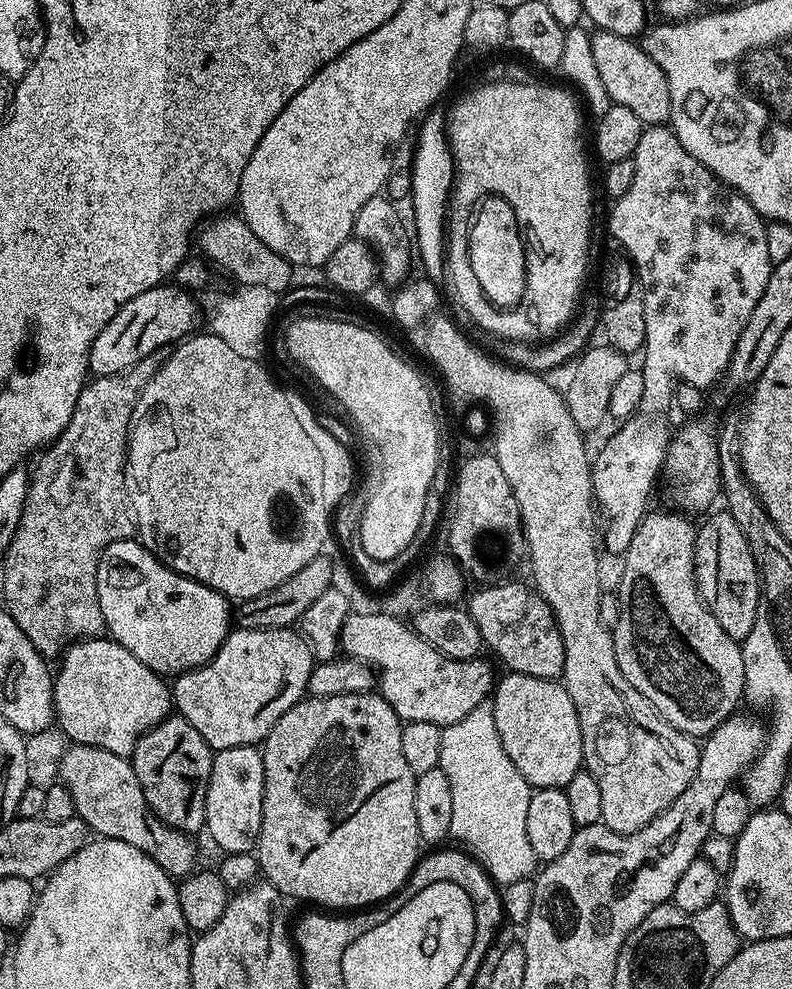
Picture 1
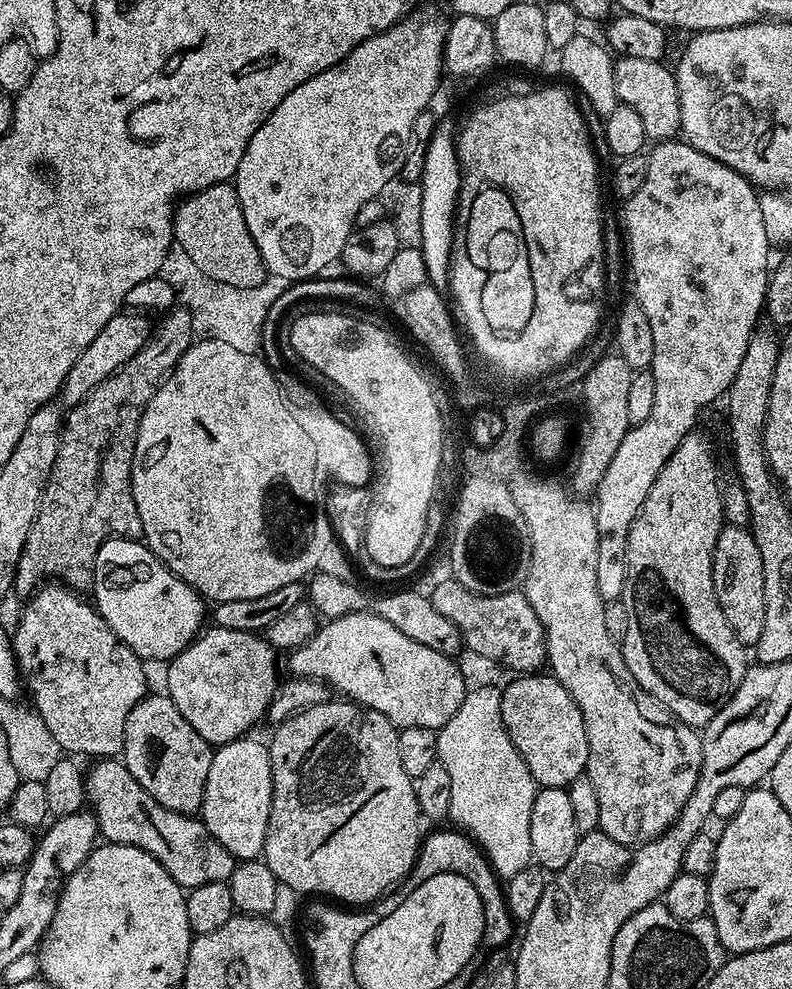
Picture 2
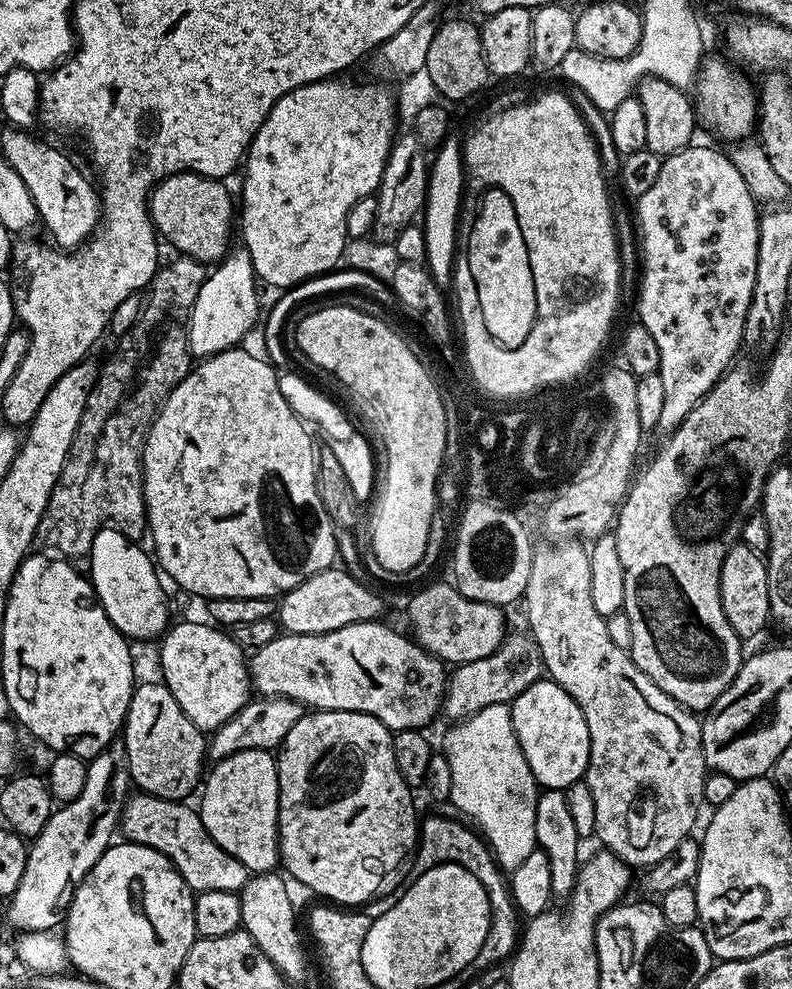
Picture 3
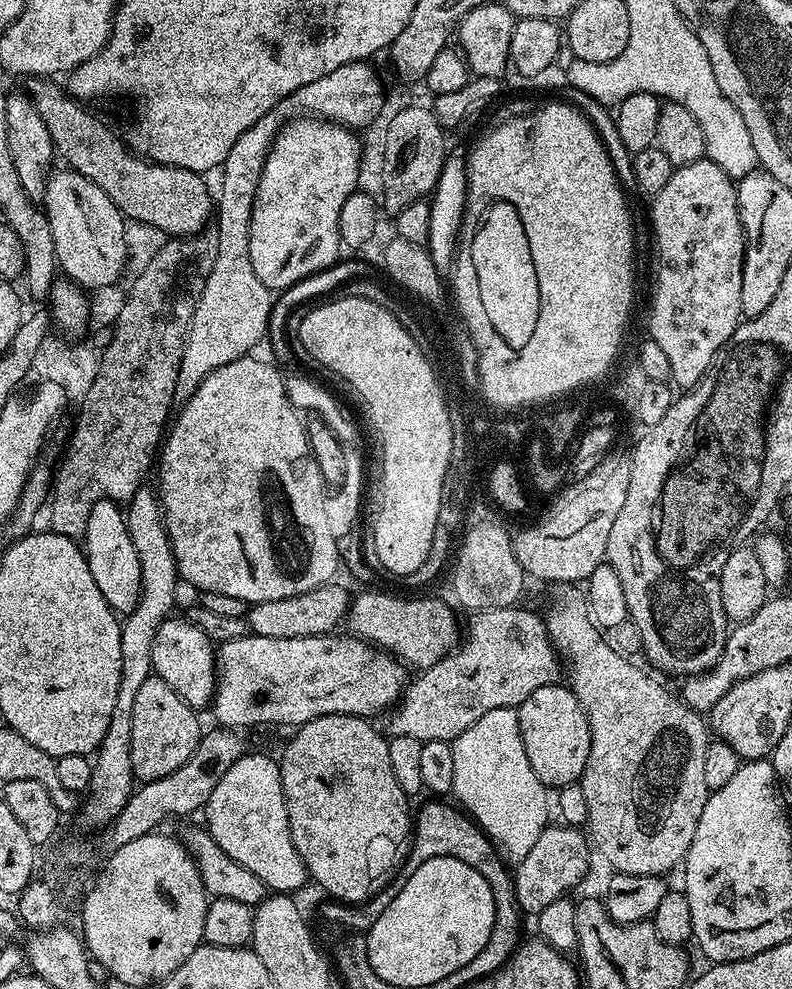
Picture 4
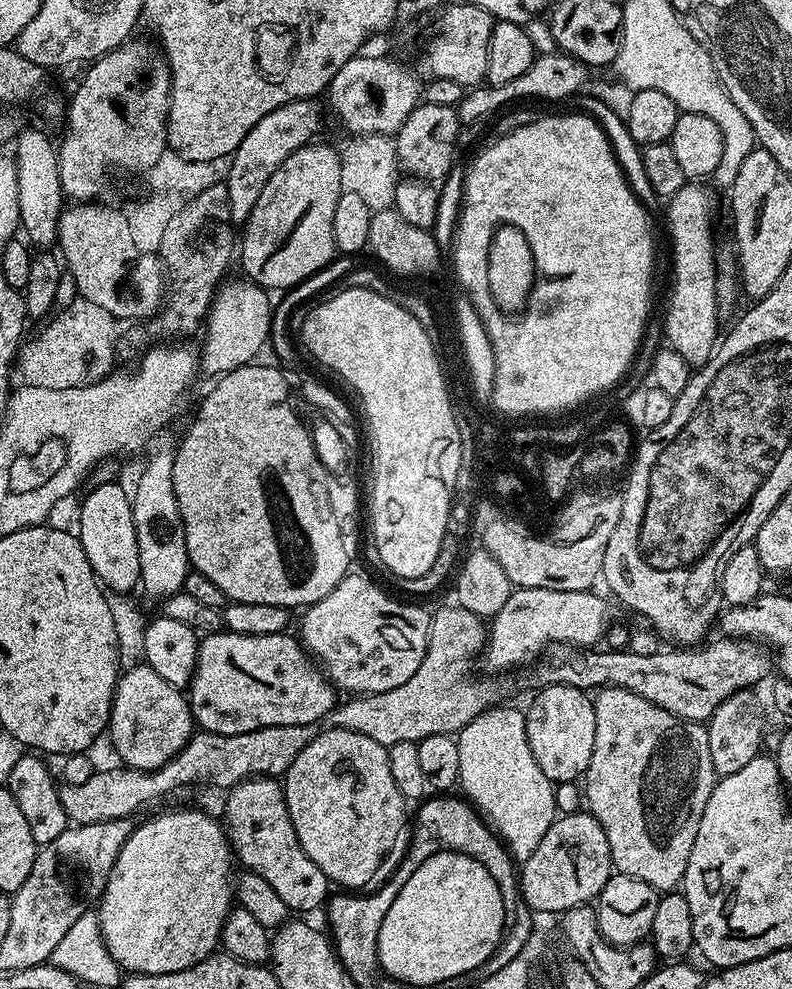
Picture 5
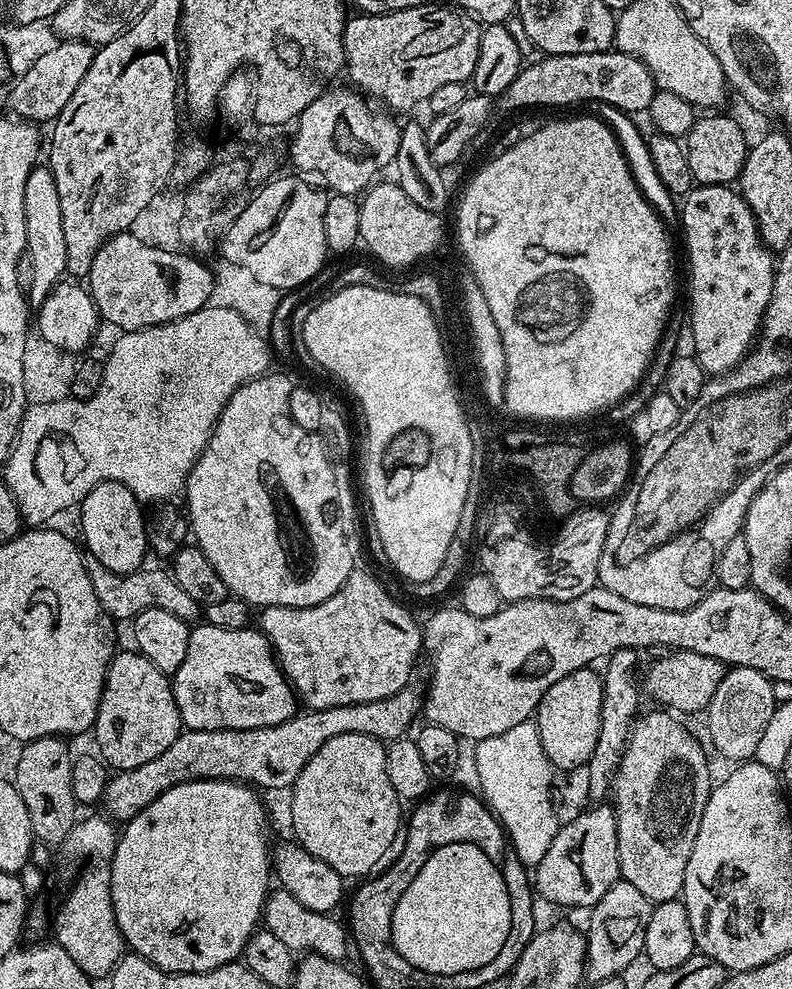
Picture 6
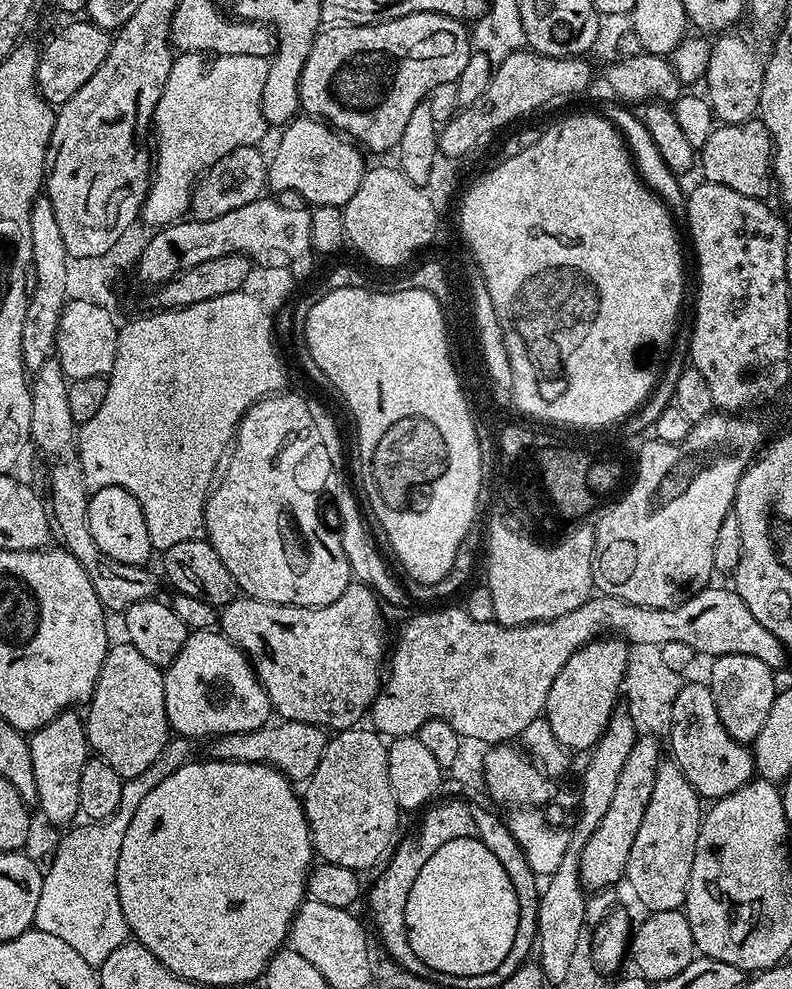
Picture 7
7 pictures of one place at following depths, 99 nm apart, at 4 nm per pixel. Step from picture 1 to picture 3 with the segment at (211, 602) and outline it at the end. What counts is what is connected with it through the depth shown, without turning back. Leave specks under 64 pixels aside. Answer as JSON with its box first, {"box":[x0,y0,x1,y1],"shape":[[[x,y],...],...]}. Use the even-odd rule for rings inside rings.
{"box":[86,526,170,642],"shape":[[[105,526],[94,538],[86,557],[92,588],[100,599],[102,610],[106,610],[110,622],[114,622],[116,629],[132,642],[155,641],[163,637],[170,624],[168,600],[164,597],[163,586],[160,585],[161,573],[153,557],[149,553],[147,556],[140,547],[139,543],[129,542],[116,528]]]}

